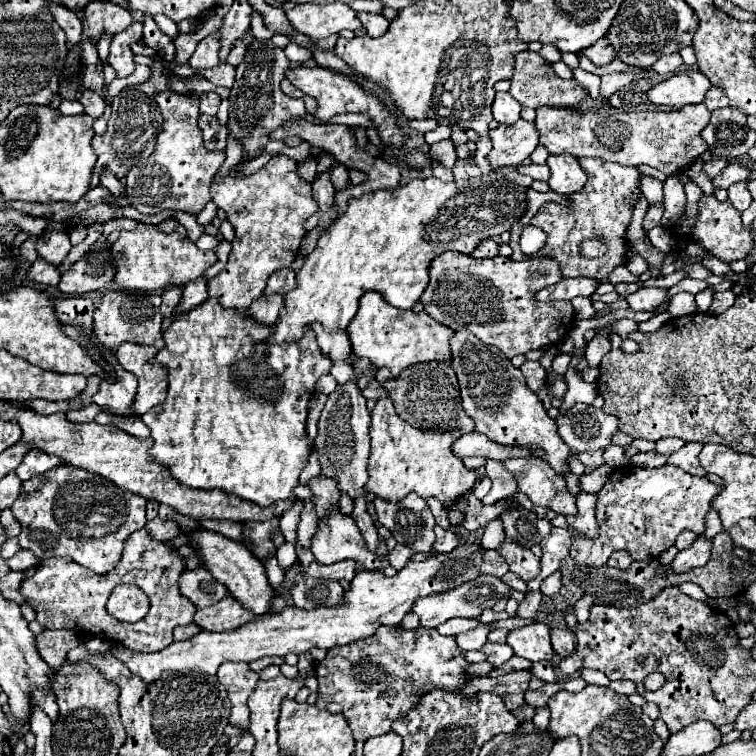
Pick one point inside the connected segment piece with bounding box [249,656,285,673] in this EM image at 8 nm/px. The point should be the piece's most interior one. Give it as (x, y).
(259, 664)

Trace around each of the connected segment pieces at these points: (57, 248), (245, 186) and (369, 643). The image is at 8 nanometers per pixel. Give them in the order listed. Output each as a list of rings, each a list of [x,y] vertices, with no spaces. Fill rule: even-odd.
[[[50,231],[48,235],[44,235],[42,239],[36,241],[36,251],[38,257],[48,261],[50,265],[60,265],[64,261],[64,257],[68,255],[68,251],[72,249],[70,239],[66,233],[58,233],[58,231]]]
[[[274,155],[252,177],[236,179],[236,177],[232,177],[232,171],[230,171],[220,183],[214,183],[210,191],[212,191],[212,201],[216,203],[216,207],[224,209],[228,215],[228,221],[234,225],[236,237],[232,241],[232,251],[230,251],[226,267],[208,281],[208,295],[218,299],[224,307],[234,309],[236,313],[244,313],[252,301],[262,297],[268,277],[284,267],[290,267],[290,263],[294,261],[298,247],[306,235],[304,221],[318,209],[316,201],[312,199],[312,183],[308,183],[296,175],[294,159],[290,159],[286,155]]]
[[[380,625],[372,637],[366,641],[352,641],[350,645],[328,649],[326,657],[322,661],[314,661],[314,671],[320,685],[320,695],[316,699],[316,707],[324,709],[330,701],[340,703],[344,707],[344,717],[348,719],[348,725],[352,729],[354,741],[368,741],[370,737],[384,735],[392,729],[392,723],[396,717],[402,717],[402,713],[408,713],[416,701],[422,697],[420,689],[424,685],[434,685],[438,689],[458,693],[462,687],[472,681],[472,677],[464,671],[472,663],[466,661],[464,651],[458,647],[456,637],[444,637],[436,629],[416,627],[414,631],[406,631],[402,627],[388,627]]]

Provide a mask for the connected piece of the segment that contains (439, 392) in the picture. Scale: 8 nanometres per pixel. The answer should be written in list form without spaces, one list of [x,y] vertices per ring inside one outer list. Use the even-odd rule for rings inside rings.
[[[420,363],[402,371],[400,377],[392,377],[388,369],[378,369],[376,379],[388,391],[396,413],[408,421],[412,427],[426,431],[460,431],[474,429],[474,421],[466,417],[460,399],[460,387],[456,381],[456,373],[448,363]]]

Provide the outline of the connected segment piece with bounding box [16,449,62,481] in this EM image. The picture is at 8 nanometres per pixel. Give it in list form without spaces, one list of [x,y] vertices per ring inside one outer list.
[[[30,449],[30,451],[24,455],[22,463],[18,465],[16,475],[18,475],[22,481],[26,481],[26,479],[30,479],[30,477],[42,475],[44,471],[48,471],[48,469],[60,465],[60,463],[62,463],[62,459],[58,459],[58,457],[54,457],[54,455],[48,455],[48,453],[44,453],[44,451],[40,451],[40,449]]]

